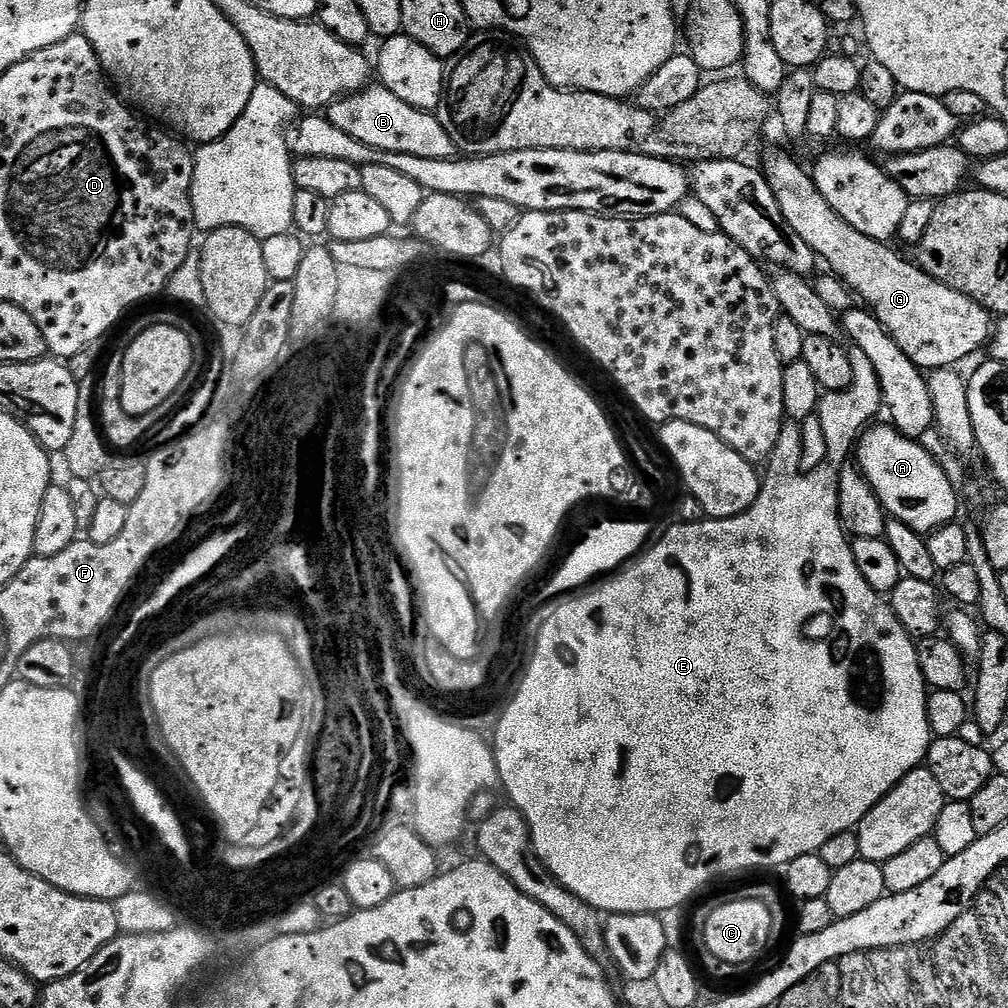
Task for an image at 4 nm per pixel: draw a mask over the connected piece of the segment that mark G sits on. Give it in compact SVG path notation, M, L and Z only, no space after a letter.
M772 152L765 158L762 171L770 189L778 200L779 209L783 217L790 222L791 229L795 231L810 246L810 250L816 252L821 261L829 264L831 271L839 276L857 297L860 296L872 315L880 319L880 325L890 337L891 343L896 344L921 370L935 370L938 368L951 368L959 365L959 360L972 356L980 347L989 343L994 331L994 316L988 309L978 302L974 302L966 294L946 286L935 280L930 274L926 274L919 263L907 260L899 256L891 247L891 243L866 238L866 234L858 234L850 222L846 222L822 198L816 181L812 179L812 173L806 167L803 168L788 152Z

